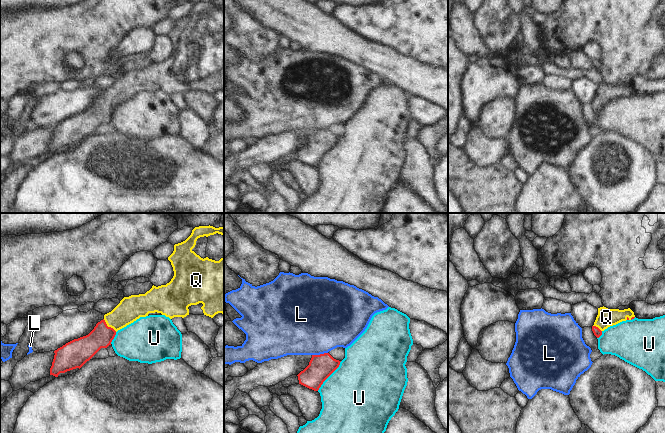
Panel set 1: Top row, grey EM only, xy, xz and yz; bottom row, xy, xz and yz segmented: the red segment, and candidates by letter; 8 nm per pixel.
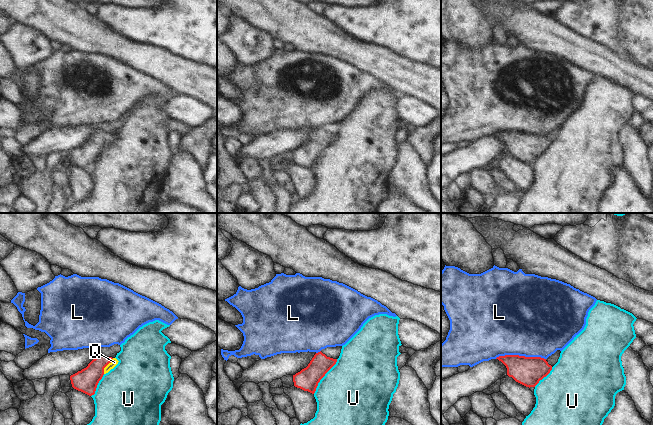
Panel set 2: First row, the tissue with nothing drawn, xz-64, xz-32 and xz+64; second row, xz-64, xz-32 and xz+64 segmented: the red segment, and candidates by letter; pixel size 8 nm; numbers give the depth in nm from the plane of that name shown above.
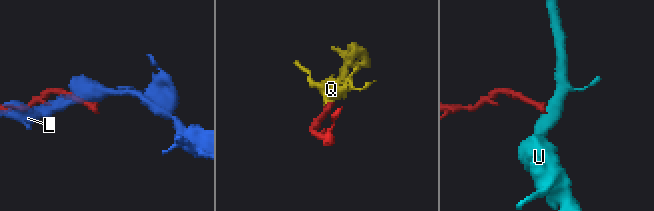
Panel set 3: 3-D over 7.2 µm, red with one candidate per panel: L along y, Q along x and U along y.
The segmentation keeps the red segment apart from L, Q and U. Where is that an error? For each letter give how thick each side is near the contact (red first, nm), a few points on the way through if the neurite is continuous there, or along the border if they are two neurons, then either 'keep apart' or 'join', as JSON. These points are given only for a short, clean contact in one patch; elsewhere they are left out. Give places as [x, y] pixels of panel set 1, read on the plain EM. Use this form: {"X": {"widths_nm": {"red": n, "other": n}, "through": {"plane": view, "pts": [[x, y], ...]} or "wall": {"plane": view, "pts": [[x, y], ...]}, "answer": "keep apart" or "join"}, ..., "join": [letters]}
{"L": {"widths_nm": {"red": 200, "other": 500}, "answer": "keep apart"}, "Q": {"widths_nm": {"red": 180, "other": 200}, "through": {"plane": "xy", "pts": [[85, 123], [91, 120], [109, 103], [131, 84]]}, "answer": "join"}, "U": {"widths_nm": {"red": 200, "other": 500}, "wall": {"plane": "xz", "pts": [[341, 137], [339, 142], [317, 166]]}, "answer": "keep apart"}, "join": ["Q"]}

